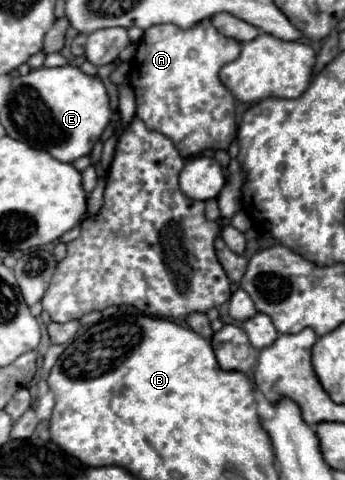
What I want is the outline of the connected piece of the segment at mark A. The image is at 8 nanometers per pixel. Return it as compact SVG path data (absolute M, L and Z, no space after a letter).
M203 20L189 30L181 30L175 24L159 24L145 30L137 52L131 62L129 84L135 92L137 112L135 116L145 122L149 130L161 132L173 140L175 148L181 152L183 158L205 150L227 150L231 140L235 138L237 124L235 124L235 98L233 94L221 84L219 70L233 62L241 52L241 44L237 40L221 36L211 20Z

